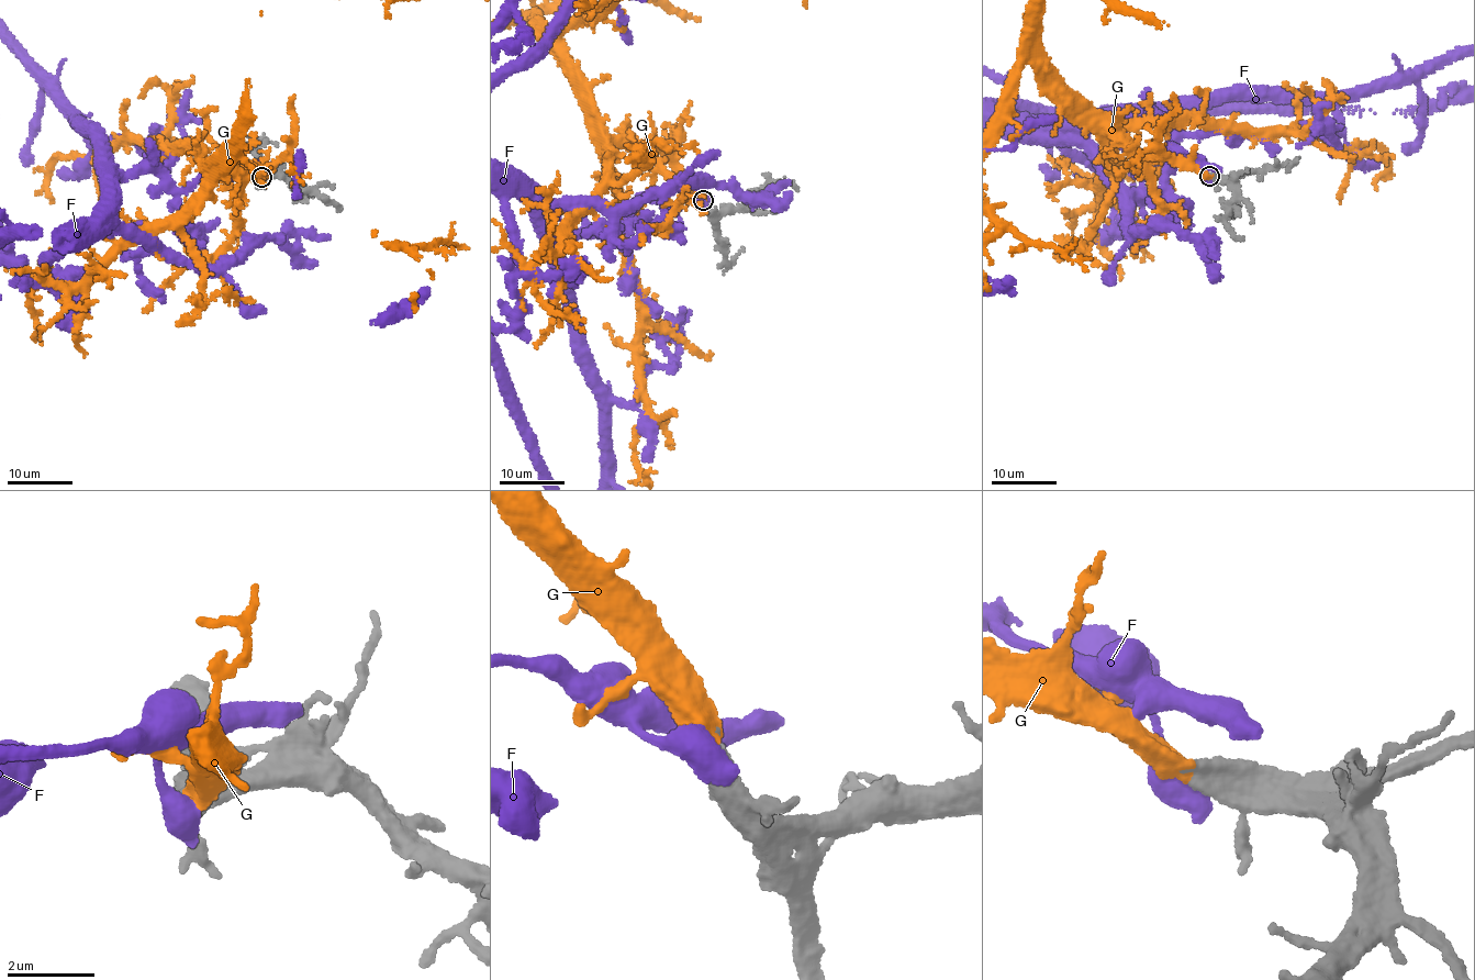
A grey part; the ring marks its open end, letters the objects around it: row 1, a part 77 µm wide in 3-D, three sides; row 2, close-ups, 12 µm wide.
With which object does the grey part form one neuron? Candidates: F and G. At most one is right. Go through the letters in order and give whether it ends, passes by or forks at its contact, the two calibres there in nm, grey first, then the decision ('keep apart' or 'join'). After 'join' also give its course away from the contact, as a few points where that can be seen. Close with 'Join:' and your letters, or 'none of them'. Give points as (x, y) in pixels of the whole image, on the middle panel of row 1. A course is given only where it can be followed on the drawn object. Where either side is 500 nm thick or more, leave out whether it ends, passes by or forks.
F: 600 nm thick on the grey side, 700 nm on the other; keep apart
G: 550 nm thick on the grey side, 550 nm on the other; join
Join: G

